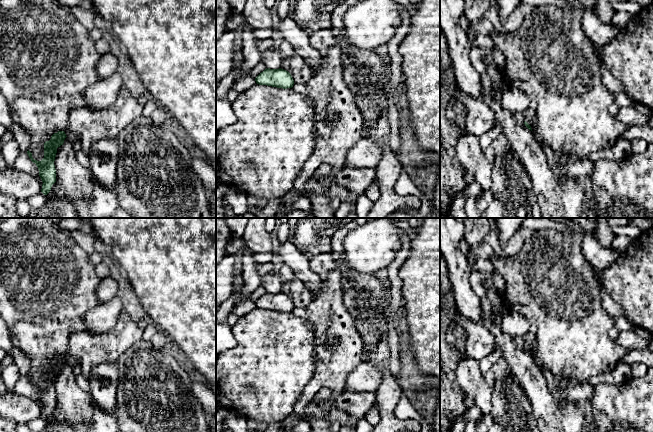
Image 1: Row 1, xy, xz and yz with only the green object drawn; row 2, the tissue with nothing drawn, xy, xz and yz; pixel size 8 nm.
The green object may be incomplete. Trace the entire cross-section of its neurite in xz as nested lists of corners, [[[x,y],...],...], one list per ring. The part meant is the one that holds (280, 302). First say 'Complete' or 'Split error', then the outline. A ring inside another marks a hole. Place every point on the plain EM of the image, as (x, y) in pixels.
Complete. [[[266,292],[255,302],[255,305],[259,309],[267,309],[283,313],[292,312],[294,309],[294,304],[291,298],[281,292]]]

